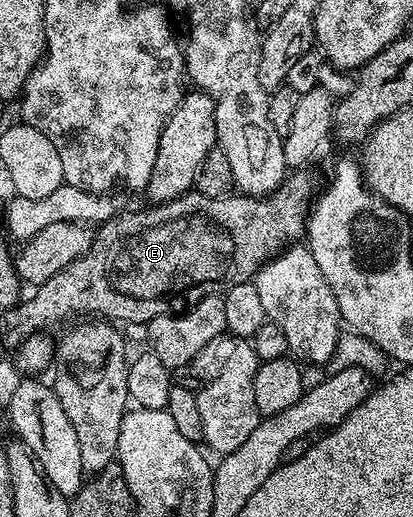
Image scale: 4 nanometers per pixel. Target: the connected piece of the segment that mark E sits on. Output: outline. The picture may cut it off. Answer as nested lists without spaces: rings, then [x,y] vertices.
[[[291,174],[266,198],[242,194],[209,198],[192,190],[175,200],[139,208],[136,212],[116,211],[115,216],[98,225],[89,250],[85,250],[77,262],[69,262],[63,272],[53,274],[49,282],[38,285],[32,291],[35,293],[18,305],[19,328],[31,328],[37,334],[66,316],[147,324],[158,316],[185,312],[206,296],[217,296],[233,286],[250,284],[259,269],[280,249],[304,239],[312,200],[310,182]]]

